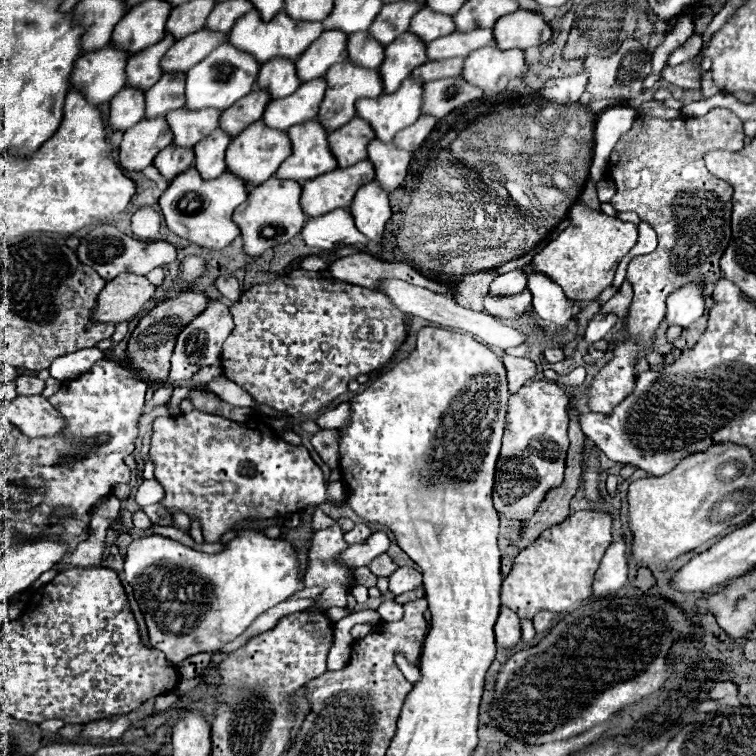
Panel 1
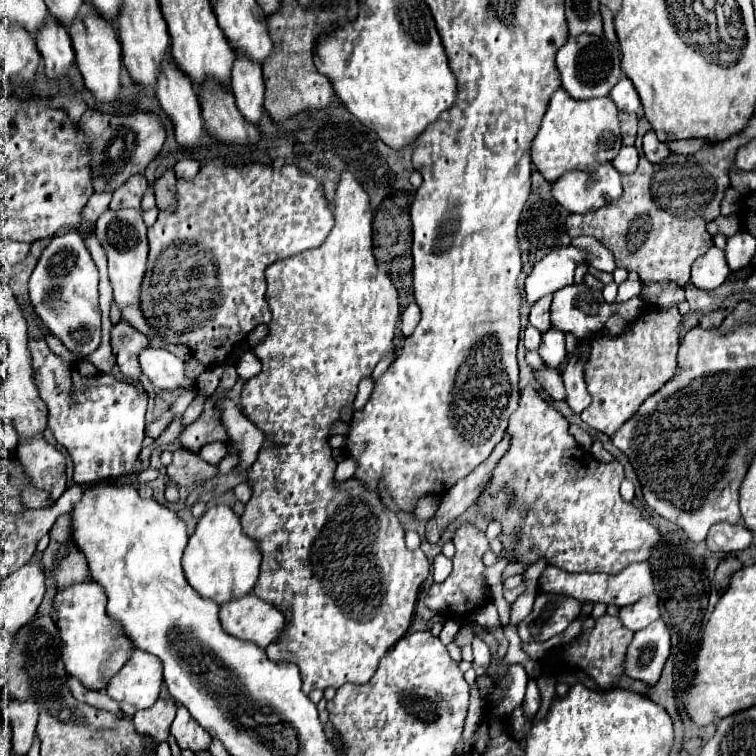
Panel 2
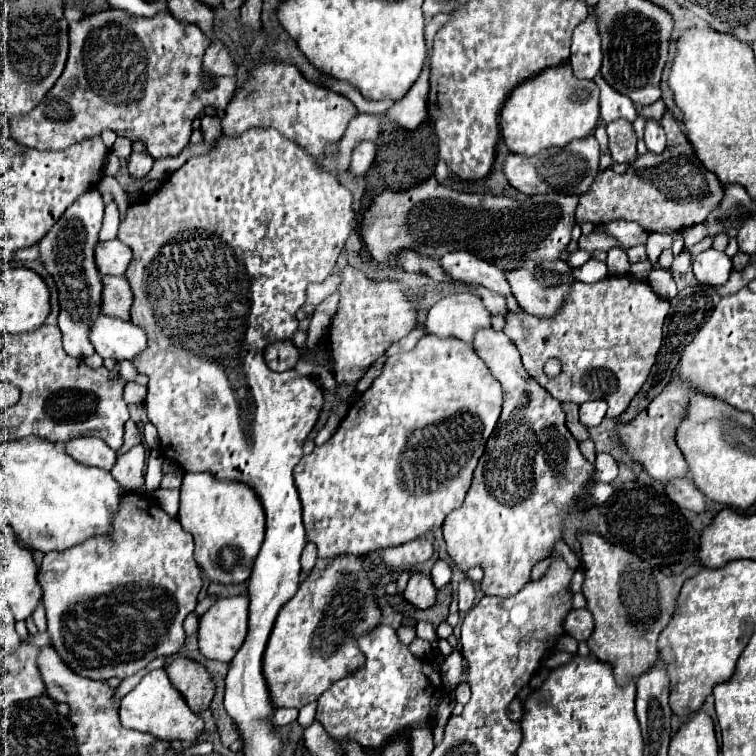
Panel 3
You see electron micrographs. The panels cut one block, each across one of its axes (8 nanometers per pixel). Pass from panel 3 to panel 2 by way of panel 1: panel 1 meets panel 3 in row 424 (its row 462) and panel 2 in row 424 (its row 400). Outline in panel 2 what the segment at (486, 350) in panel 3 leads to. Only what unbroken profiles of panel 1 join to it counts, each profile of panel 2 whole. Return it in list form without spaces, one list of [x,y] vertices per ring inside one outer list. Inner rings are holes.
[[[530,386],[520,390],[518,410],[510,416],[508,434],[510,448],[496,464],[490,482],[478,496],[476,504],[488,520],[498,520],[502,524],[502,534],[516,536],[516,562],[530,566],[544,558],[548,564],[564,572],[618,574],[632,562],[648,560],[652,548],[660,540],[660,534],[646,518],[640,516],[640,511],[632,503],[623,501],[619,492],[624,480],[624,468],[618,460],[588,466],[586,450],[582,450],[568,432],[566,418],[556,408],[546,404]]]

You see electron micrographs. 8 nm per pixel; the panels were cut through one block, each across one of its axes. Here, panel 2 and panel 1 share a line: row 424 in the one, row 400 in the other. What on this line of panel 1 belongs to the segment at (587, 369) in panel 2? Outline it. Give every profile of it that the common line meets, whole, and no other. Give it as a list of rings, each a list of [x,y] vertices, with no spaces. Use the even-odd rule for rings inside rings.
[[[724,108],[710,110],[706,116],[698,118],[676,118],[676,120],[662,120],[650,114],[638,114],[634,126],[628,134],[624,134],[610,154],[608,174],[616,182],[616,194],[612,196],[610,204],[616,210],[632,210],[640,216],[640,220],[648,222],[658,232],[658,248],[652,254],[636,256],[628,264],[626,278],[634,288],[634,300],[628,310],[628,324],[622,332],[618,332],[618,340],[614,342],[614,358],[598,372],[592,386],[586,392],[588,406],[592,412],[610,414],[614,406],[618,406],[634,386],[634,364],[640,350],[650,350],[654,332],[658,324],[664,320],[666,314],[666,300],[668,294],[678,290],[680,286],[700,280],[706,284],[718,282],[720,274],[720,258],[730,242],[730,216],[732,216],[732,186],[728,182],[712,176],[704,166],[704,156],[712,150],[742,150],[744,148],[744,132],[742,120]]]

